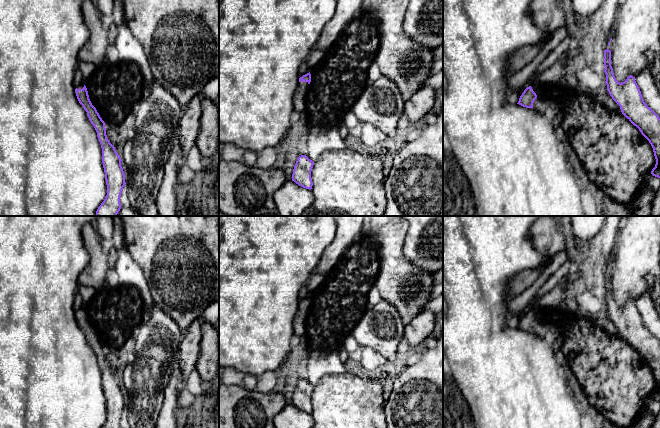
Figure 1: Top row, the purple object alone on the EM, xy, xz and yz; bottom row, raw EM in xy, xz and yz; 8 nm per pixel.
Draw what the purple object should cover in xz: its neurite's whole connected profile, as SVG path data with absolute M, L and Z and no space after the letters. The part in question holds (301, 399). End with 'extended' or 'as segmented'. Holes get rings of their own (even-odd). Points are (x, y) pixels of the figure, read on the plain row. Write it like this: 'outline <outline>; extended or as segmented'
outline M306 379L299 380L293 393L292 405L303 412L311 414L313 410L311 402L313 389L314 386Z; as segmented

